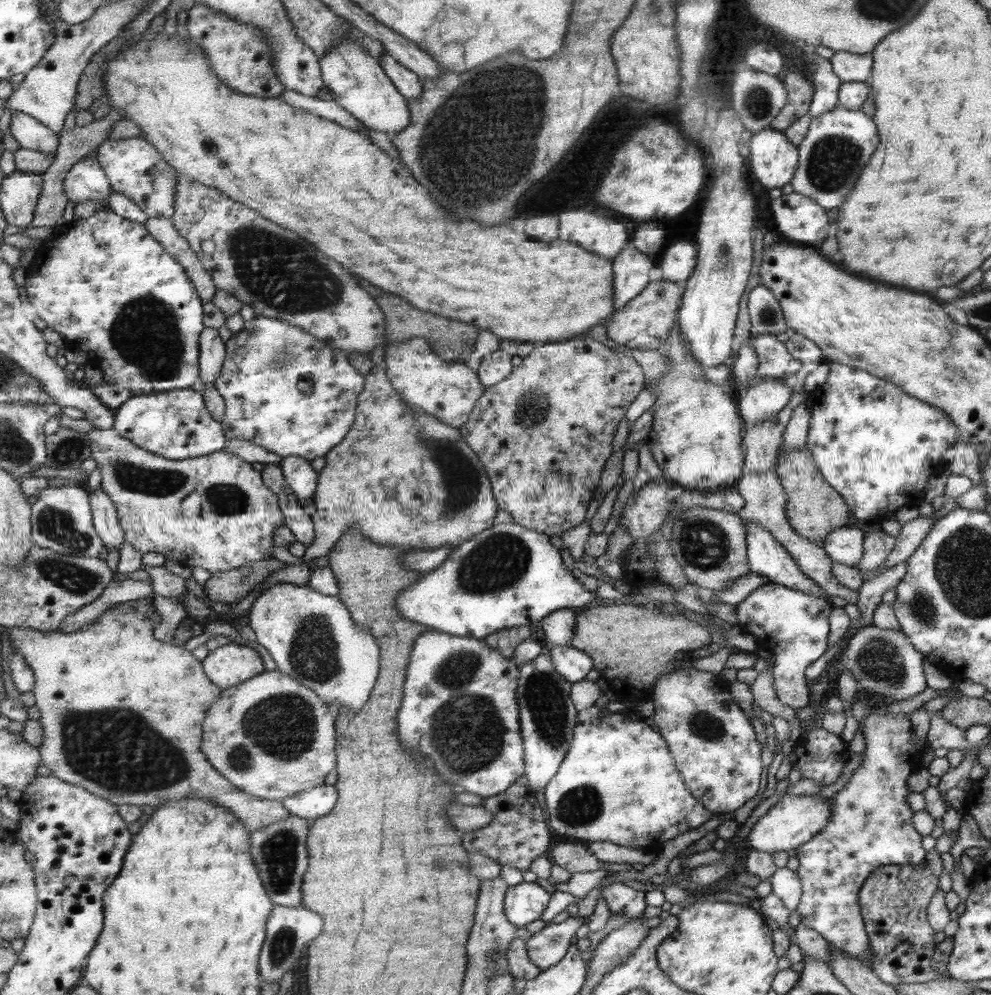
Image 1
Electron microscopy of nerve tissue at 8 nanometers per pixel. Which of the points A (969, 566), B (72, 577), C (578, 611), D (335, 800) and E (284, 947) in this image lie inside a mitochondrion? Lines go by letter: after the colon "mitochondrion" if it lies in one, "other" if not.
A: mitochondrion
B: mitochondrion
C: other
D: other
E: mitochondrion

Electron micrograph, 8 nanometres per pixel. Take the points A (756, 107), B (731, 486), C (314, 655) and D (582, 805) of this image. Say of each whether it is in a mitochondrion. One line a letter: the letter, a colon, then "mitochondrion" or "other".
A: mitochondrion
B: other
C: mitochondrion
D: mitochondrion

